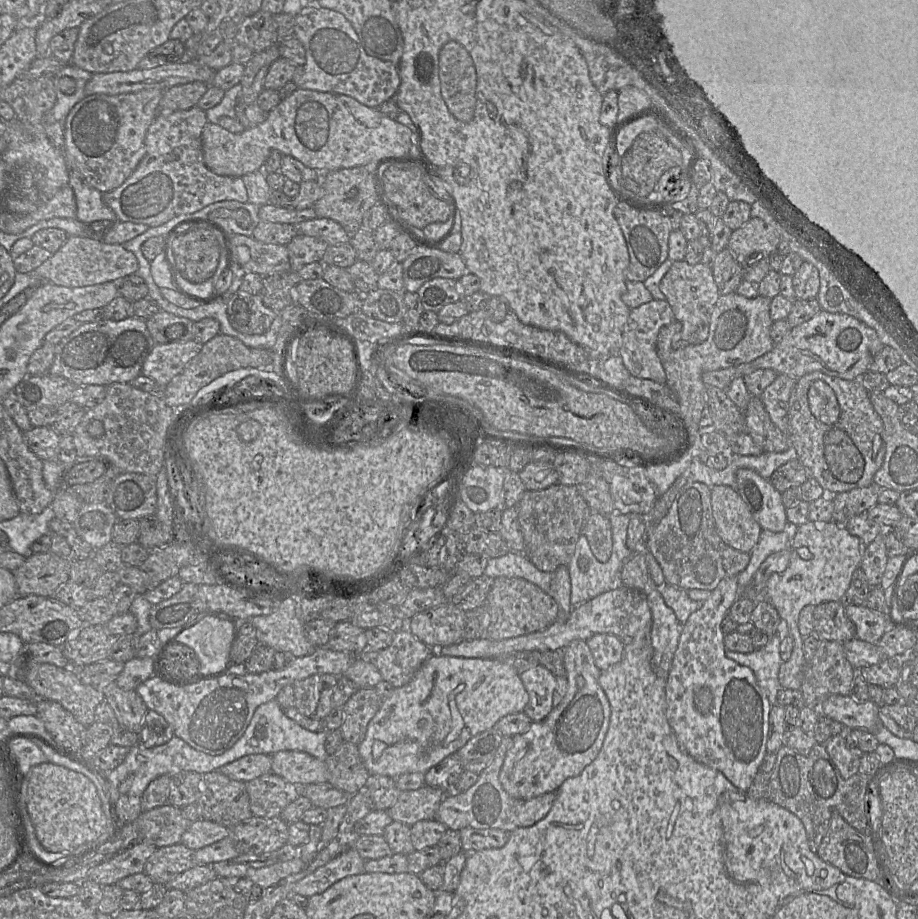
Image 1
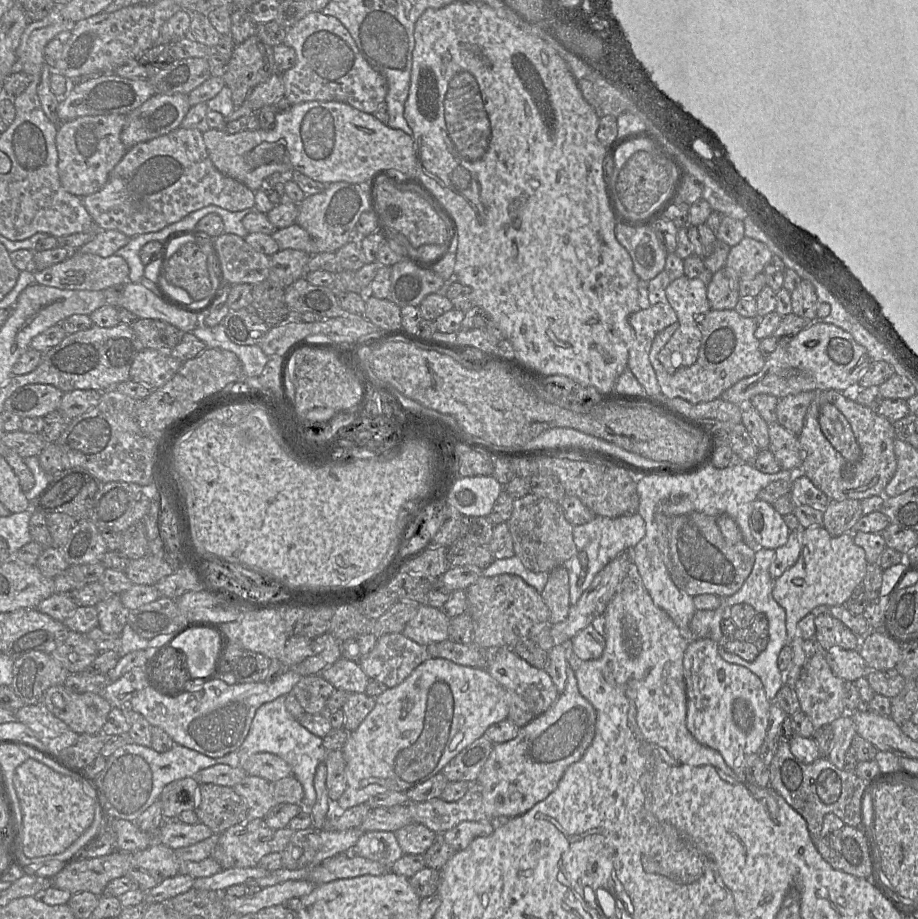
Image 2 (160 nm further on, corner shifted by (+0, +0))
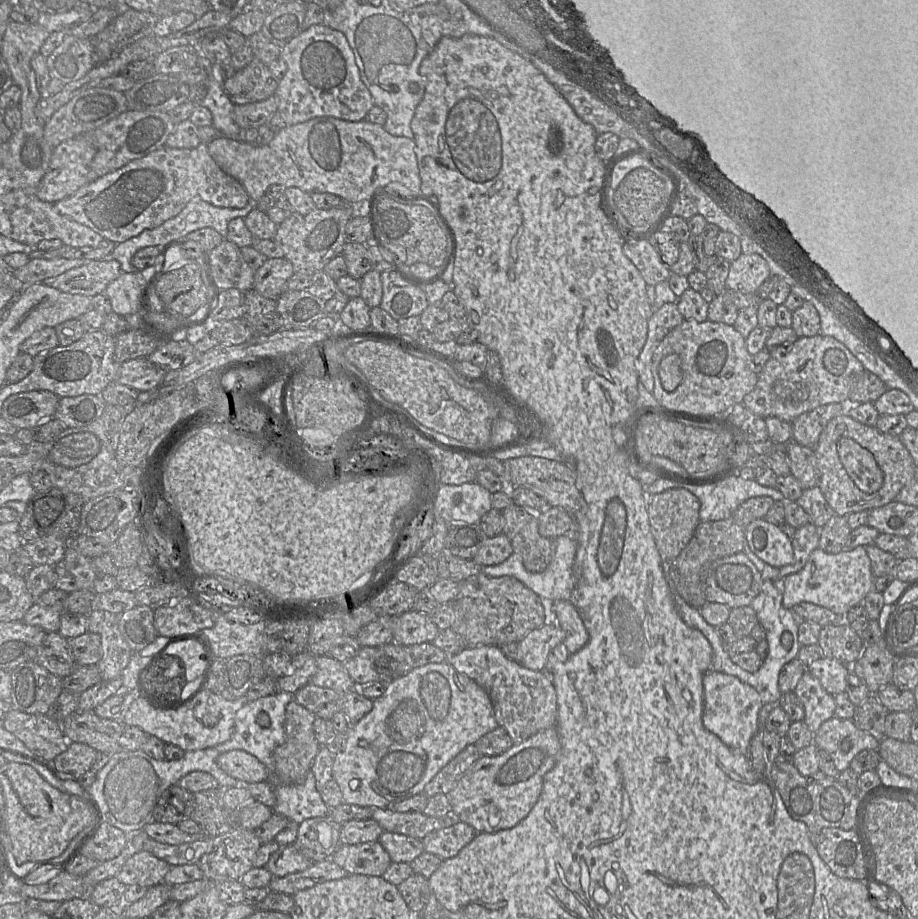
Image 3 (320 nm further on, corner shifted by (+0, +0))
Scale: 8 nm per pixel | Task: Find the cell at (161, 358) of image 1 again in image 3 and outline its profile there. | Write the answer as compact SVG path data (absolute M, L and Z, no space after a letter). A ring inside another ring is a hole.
M141 357L119 365L116 382L145 392L159 385L166 373L167 370L153 364L147 357Z

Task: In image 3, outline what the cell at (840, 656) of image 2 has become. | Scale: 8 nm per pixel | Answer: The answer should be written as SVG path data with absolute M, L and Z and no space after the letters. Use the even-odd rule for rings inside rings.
M822 657L809 665L807 670L819 680L828 693L835 696L846 690L851 666L835 659Z

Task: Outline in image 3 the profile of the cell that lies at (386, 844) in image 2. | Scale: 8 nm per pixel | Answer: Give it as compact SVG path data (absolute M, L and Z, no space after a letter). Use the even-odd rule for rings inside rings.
M378 840L340 845L331 859L348 874L369 876L382 876L392 863L389 854Z

